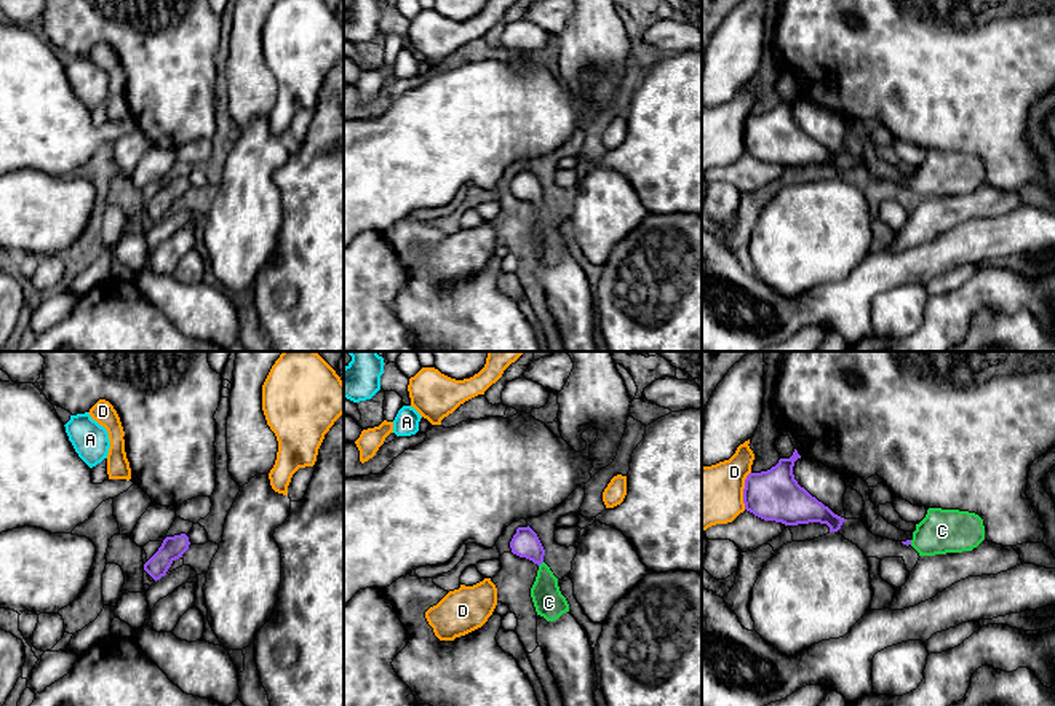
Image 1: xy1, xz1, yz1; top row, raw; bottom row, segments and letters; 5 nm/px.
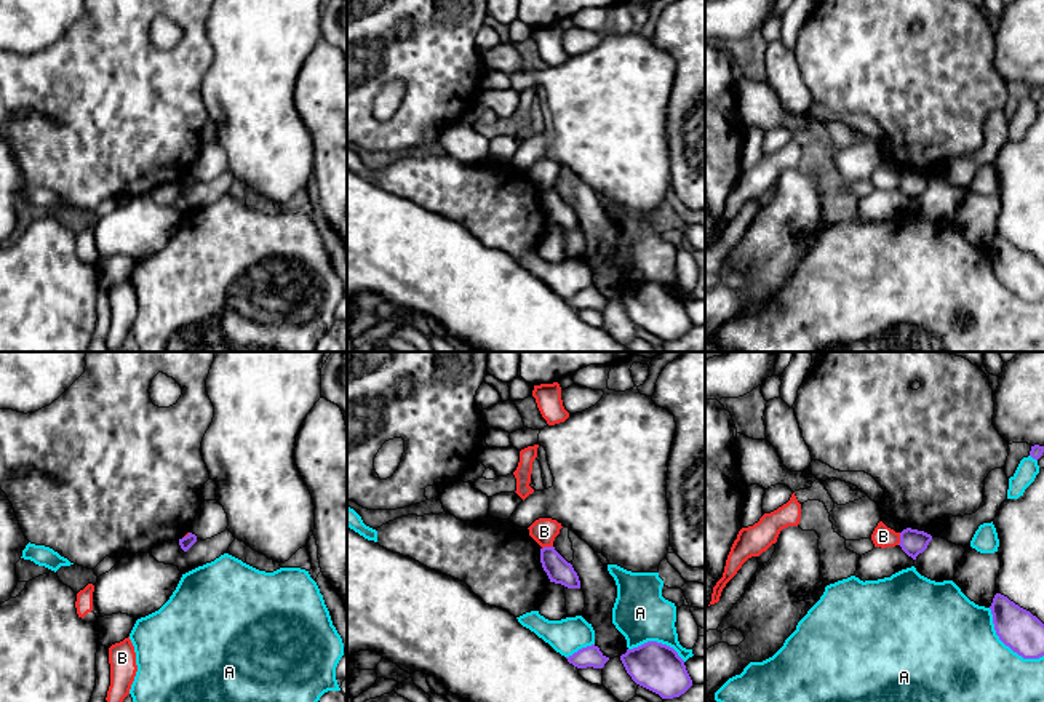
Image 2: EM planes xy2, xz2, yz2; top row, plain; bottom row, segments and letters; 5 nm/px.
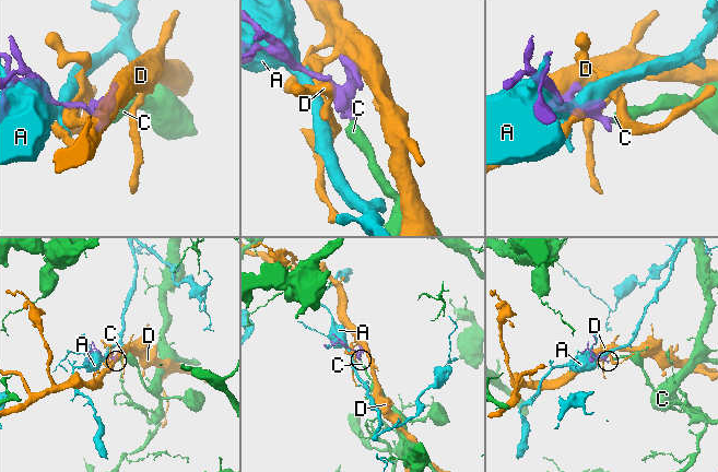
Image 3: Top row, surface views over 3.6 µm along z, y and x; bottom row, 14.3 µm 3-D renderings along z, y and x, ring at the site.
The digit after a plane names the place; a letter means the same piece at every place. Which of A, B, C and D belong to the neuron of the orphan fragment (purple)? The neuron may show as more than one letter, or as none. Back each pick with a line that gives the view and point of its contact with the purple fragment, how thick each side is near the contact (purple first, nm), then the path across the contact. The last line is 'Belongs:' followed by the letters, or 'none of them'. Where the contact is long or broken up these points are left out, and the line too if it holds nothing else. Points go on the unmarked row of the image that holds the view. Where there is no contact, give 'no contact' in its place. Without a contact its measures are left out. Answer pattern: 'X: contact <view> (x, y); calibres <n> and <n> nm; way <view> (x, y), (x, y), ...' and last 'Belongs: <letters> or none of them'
C: contact xz1 (541, 205); calibres 140 and 150 nm; way xz1 (525, 186), (541, 205), (549, 245)
Belongs: C

